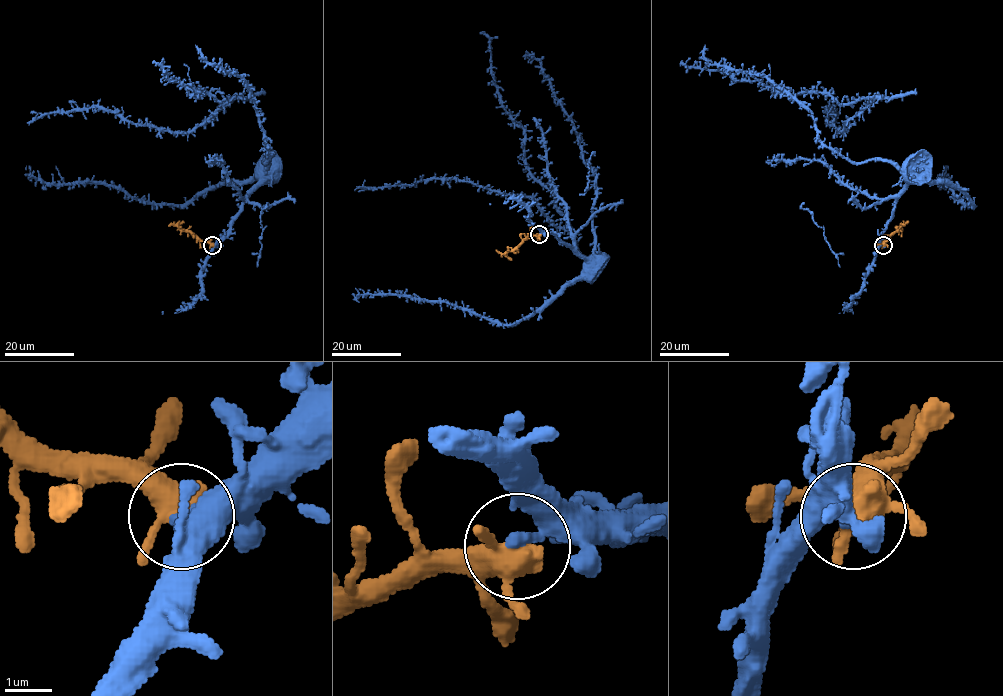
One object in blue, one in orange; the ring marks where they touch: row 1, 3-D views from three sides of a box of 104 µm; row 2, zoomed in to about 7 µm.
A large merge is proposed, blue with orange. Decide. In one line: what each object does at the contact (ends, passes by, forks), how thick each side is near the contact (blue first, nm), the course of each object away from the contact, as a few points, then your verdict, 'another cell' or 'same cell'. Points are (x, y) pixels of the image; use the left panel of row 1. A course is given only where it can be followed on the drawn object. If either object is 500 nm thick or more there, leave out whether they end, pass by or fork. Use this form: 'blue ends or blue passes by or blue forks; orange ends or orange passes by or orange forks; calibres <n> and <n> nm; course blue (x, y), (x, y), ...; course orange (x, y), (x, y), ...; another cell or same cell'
blue ends; orange forks; calibres 280 and 380 nm; course blue (212, 245), (229, 228), (245, 195), (270, 168); course orange (212, 245), (200, 242), (189, 231), (168, 226); another cell

